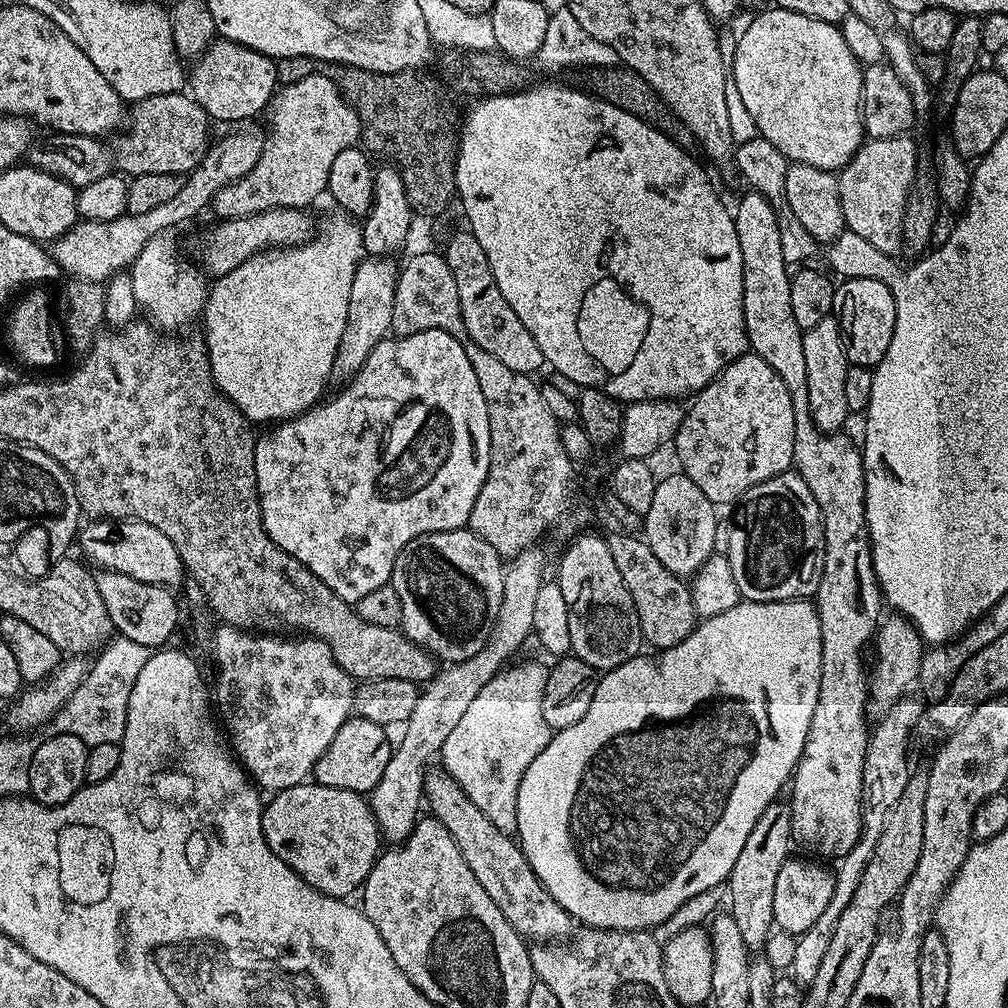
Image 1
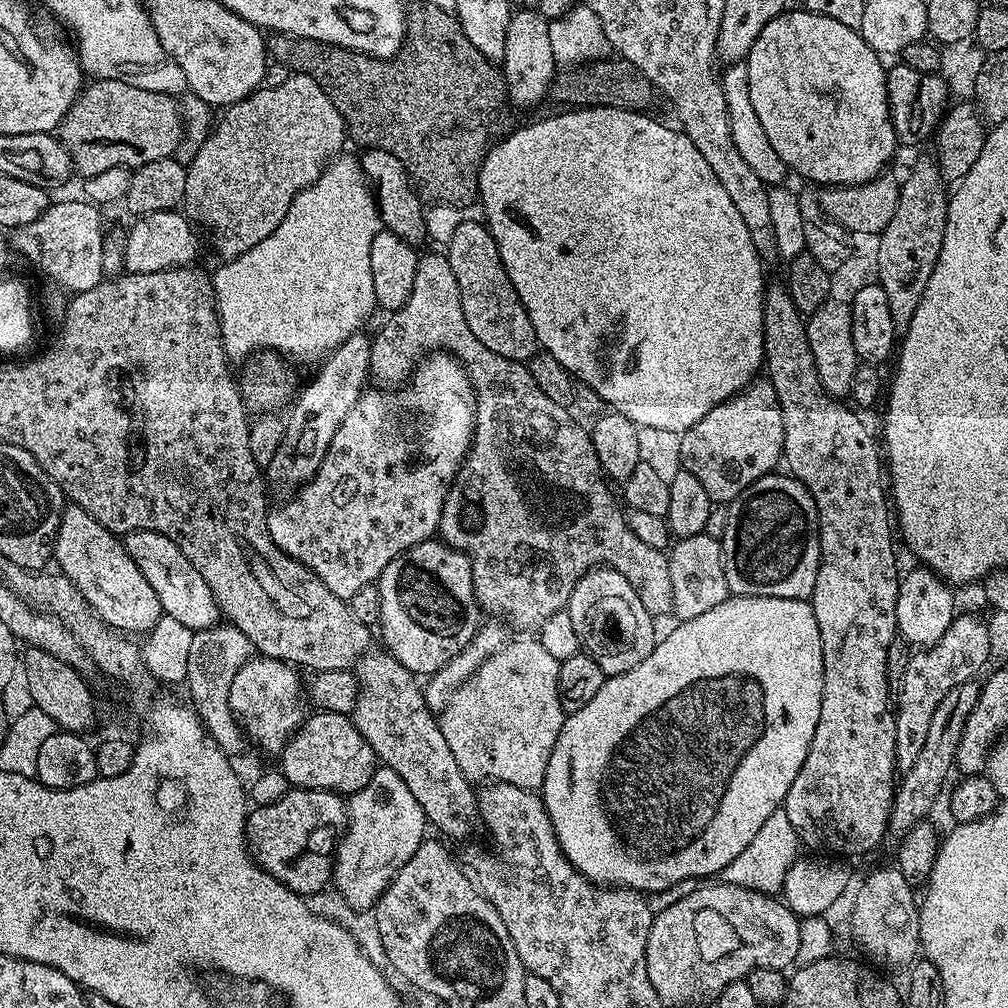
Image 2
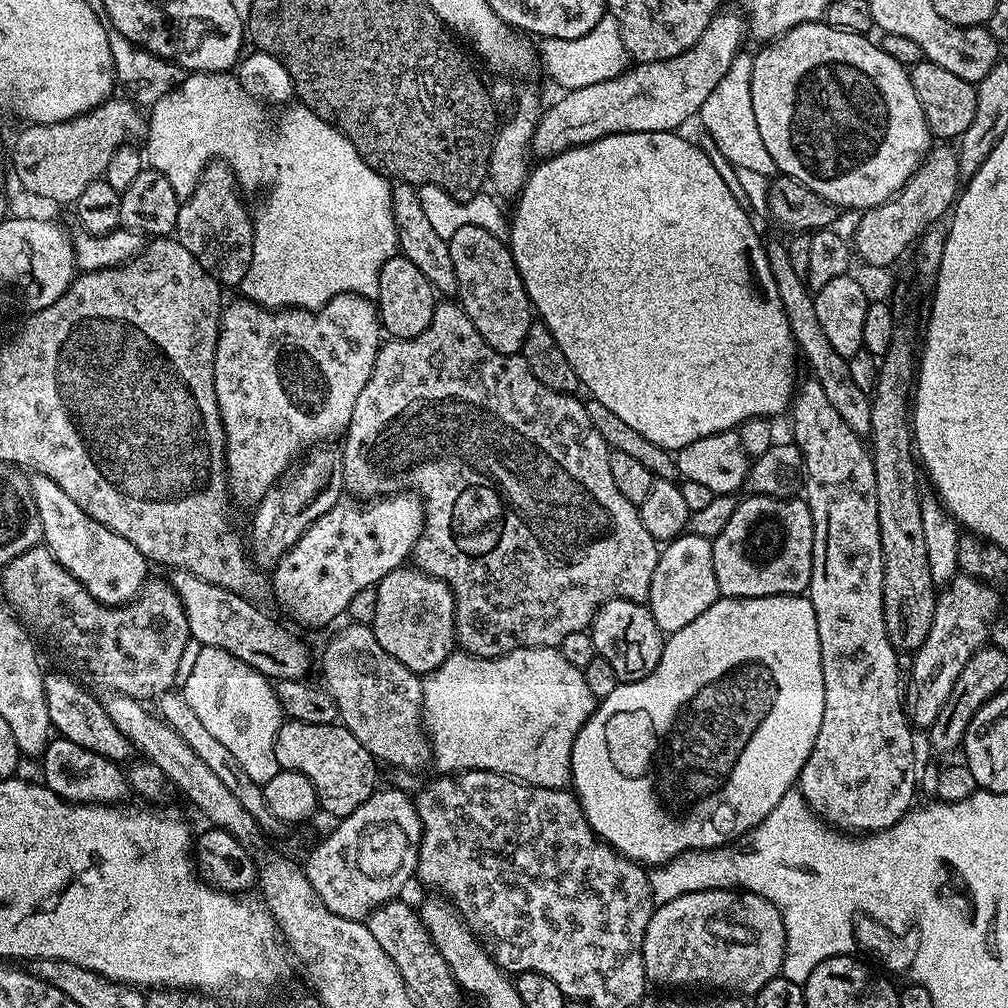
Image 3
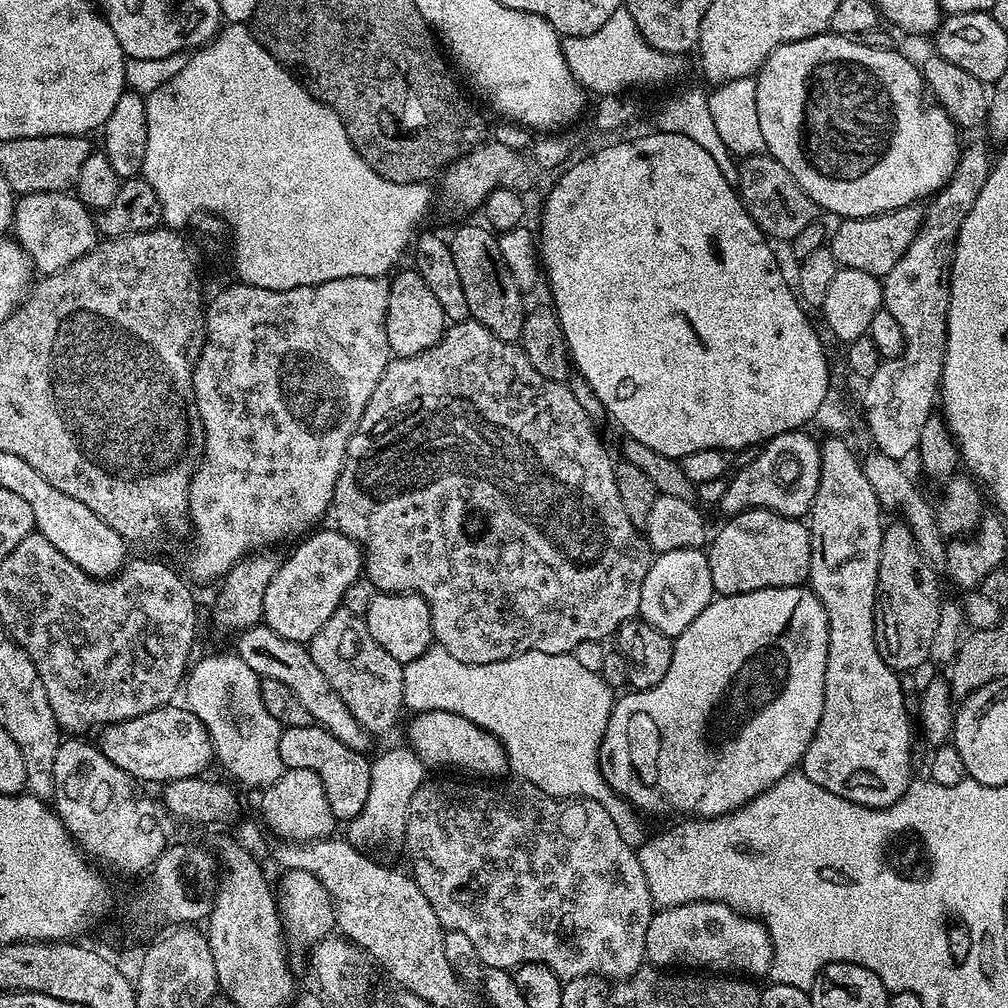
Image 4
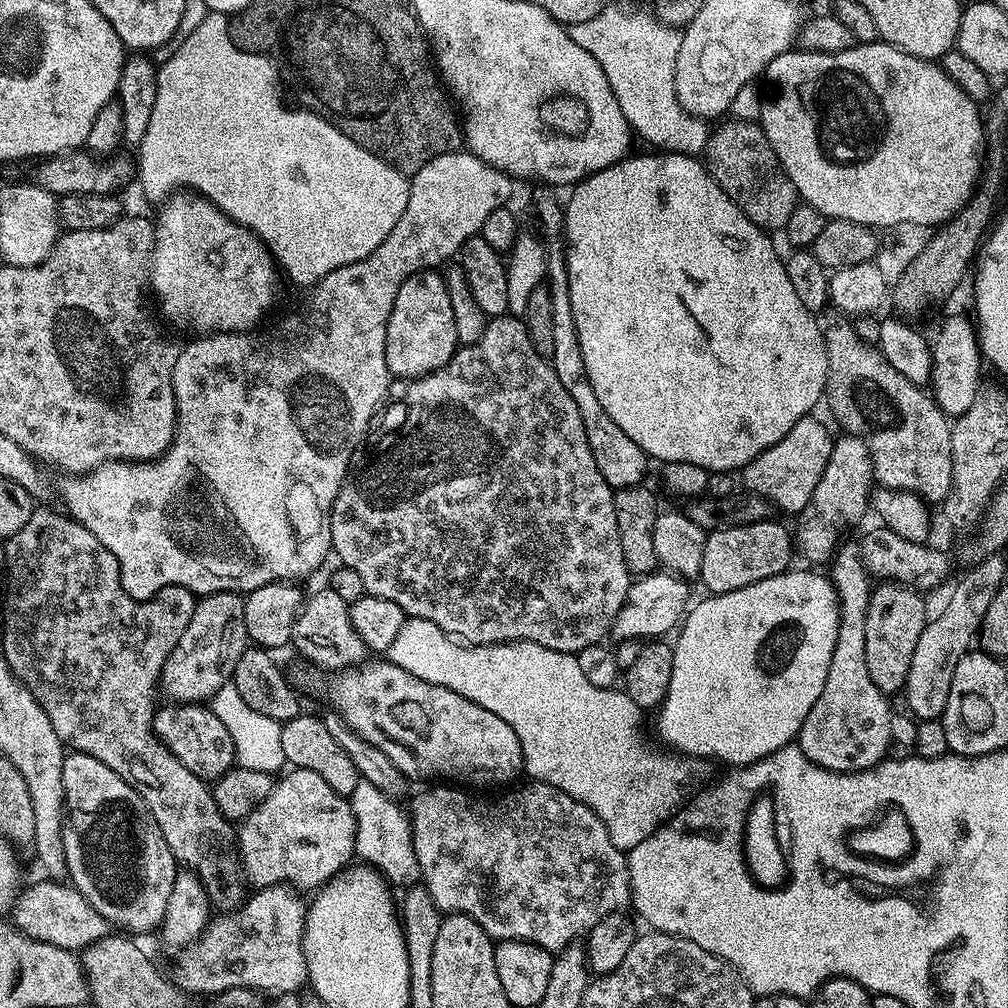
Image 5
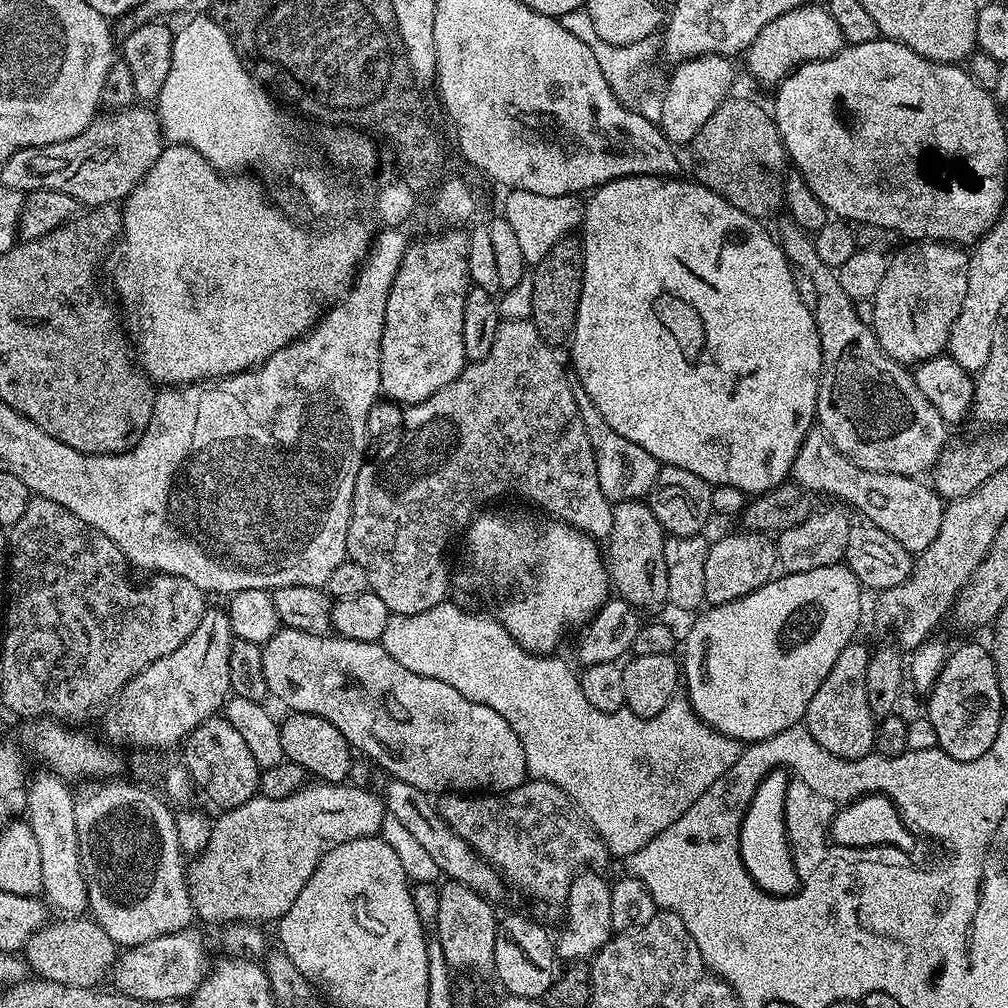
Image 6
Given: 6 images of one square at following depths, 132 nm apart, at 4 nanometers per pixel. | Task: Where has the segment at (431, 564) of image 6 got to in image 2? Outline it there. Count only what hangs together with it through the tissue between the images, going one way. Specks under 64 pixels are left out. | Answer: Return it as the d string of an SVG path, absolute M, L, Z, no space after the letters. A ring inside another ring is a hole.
M421 255L416 262L416 273L414 274L414 290L410 290L410 298L396 312L391 313L387 317L388 321L380 328L377 336L371 337L372 349L370 350L370 366L368 367L368 375L371 376L388 376L388 364L417 364L421 363L425 354L457 354L456 352L464 352L464 356L468 360L480 360L480 384L478 380L478 400L479 400L479 416L478 416L478 441L476 448L484 455L484 468L480 468L476 472L477 480L468 476L465 480L457 479L455 483L448 488L448 496L444 499L444 509L442 510L442 518L438 529L438 536L448 547L453 548L456 552L461 552L467 556L470 566L472 567L472 581L474 582L474 594L476 602L480 605L480 611L485 617L497 616L497 621L513 624L516 628L533 628L539 629L552 616L561 615L565 611L564 608L568 604L568 599L572 596L572 591L576 588L576 580L583 581L588 573L603 566L605 568L613 568L618 574L622 574L622 578L626 578L626 582L630 582L630 586L634 586L634 590L638 594L638 598L642 598L642 606L646 606L646 610L654 618L660 618L660 615L671 613L672 595L670 594L670 570L668 569L668 558L663 551L651 549L646 546L645 542L635 536L630 526L627 524L627 515L625 509L616 505L616 500L612 497L609 481L601 471L598 454L592 445L592 437L587 431L584 432L576 425L574 417L568 413L569 409L563 404L554 402L554 398L546 398L546 394L542 394L542 390L538 390L538 386L534 382L534 378L530 374L527 363L519 360L507 360L498 354L494 354L490 350L486 350L482 346L482 342L478 342L478 338L474 338L470 326L466 326L465 315L462 314L462 298L458 294L458 278L454 278L454 270L450 270L450 262L447 255L440 256L424 256Z

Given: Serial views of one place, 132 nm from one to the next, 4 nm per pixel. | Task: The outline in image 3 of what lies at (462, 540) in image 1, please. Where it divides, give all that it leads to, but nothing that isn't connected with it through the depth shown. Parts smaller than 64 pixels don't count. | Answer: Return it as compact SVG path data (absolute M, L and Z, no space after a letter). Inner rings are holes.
M401 566L383 576L380 583L375 585L375 590L378 606L370 627L374 638L378 638L378 646L382 646L386 654L398 658L402 666L417 674L427 674L442 666L442 662L446 662L448 655L457 647L456 594L450 590L450 586L415 566Z

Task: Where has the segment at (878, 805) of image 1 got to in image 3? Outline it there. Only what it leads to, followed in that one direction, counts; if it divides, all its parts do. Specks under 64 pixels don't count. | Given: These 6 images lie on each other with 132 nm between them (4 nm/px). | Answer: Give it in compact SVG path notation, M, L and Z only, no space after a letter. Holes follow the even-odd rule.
M957 574L939 593L930 634L911 657L912 673L906 676L906 711L917 729L932 727L942 706L946 706L946 698L950 698L950 690L954 690L954 682L958 682L958 674L962 674L962 666L989 643L990 622L997 619L1000 608L996 592L993 585L983 584L978 578Z

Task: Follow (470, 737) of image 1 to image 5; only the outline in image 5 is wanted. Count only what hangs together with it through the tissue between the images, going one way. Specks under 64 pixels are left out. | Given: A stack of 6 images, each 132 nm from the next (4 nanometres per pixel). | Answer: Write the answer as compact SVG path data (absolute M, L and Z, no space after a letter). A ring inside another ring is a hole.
M408 618L398 632L398 638L390 642L386 659L406 670L406 674L422 678L422 682L454 690L454 694L462 694L462 698L490 710L490 714L498 714L498 718L502 718L502 722L518 734L524 755L524 772L532 775L529 777L533 781L548 784L593 808L598 818L602 818L614 846L626 854L638 846L638 842L646 842L650 834L683 812L693 797L703 792L713 779L713 765L707 760L677 754L672 750L665 751L665 756L659 756L654 749L647 748L640 737L642 710L639 706L619 687L599 688L592 685L583 676L573 653L550 650L529 640L469 646L447 636L441 628L434 626L434 622Z

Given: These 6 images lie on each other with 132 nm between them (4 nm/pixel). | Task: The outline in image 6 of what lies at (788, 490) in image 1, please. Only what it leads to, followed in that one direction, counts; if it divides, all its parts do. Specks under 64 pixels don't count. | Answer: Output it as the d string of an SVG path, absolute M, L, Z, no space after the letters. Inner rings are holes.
M739 531L721 540L713 539L708 545L704 598L709 605L734 602L758 590L777 575L775 539L762 532Z

